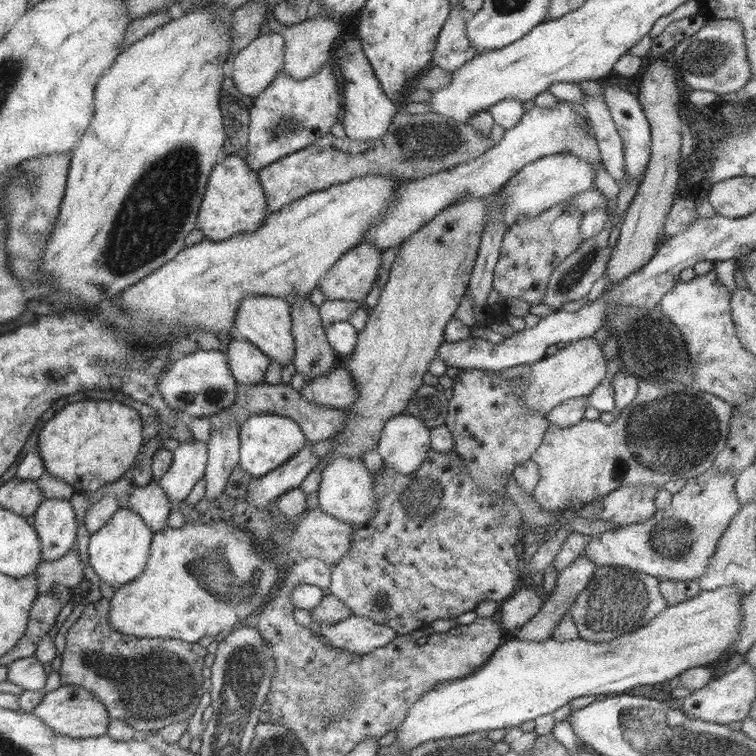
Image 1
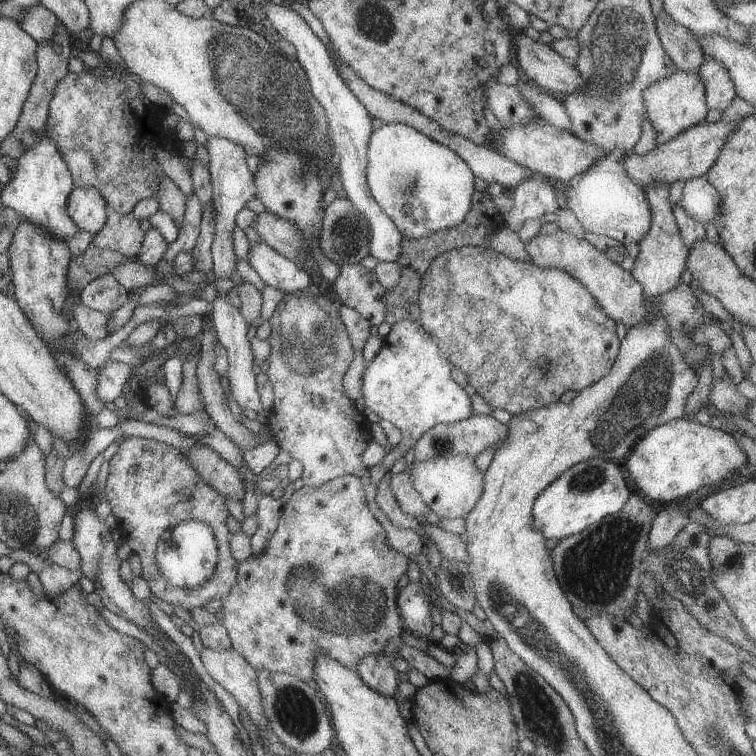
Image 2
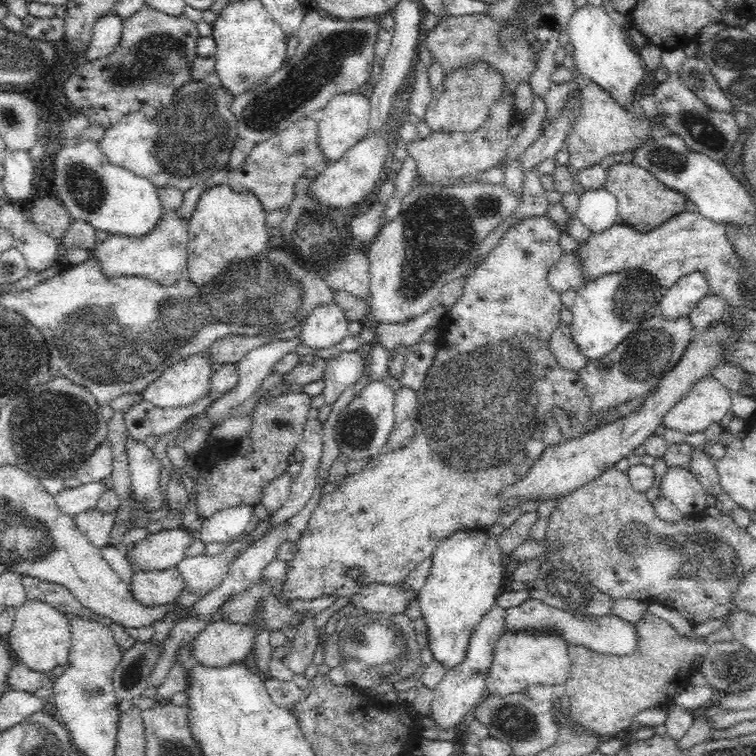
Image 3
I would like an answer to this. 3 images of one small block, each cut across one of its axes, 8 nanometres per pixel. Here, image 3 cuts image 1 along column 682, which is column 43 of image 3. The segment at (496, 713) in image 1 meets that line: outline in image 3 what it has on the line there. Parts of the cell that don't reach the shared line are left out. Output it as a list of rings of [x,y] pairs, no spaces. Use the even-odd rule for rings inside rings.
[[[37,598],[28,599],[17,608],[13,627],[8,635],[8,644],[18,664],[24,664],[38,672],[51,672],[56,666],[69,662],[72,644],[70,623],[66,614]]]

